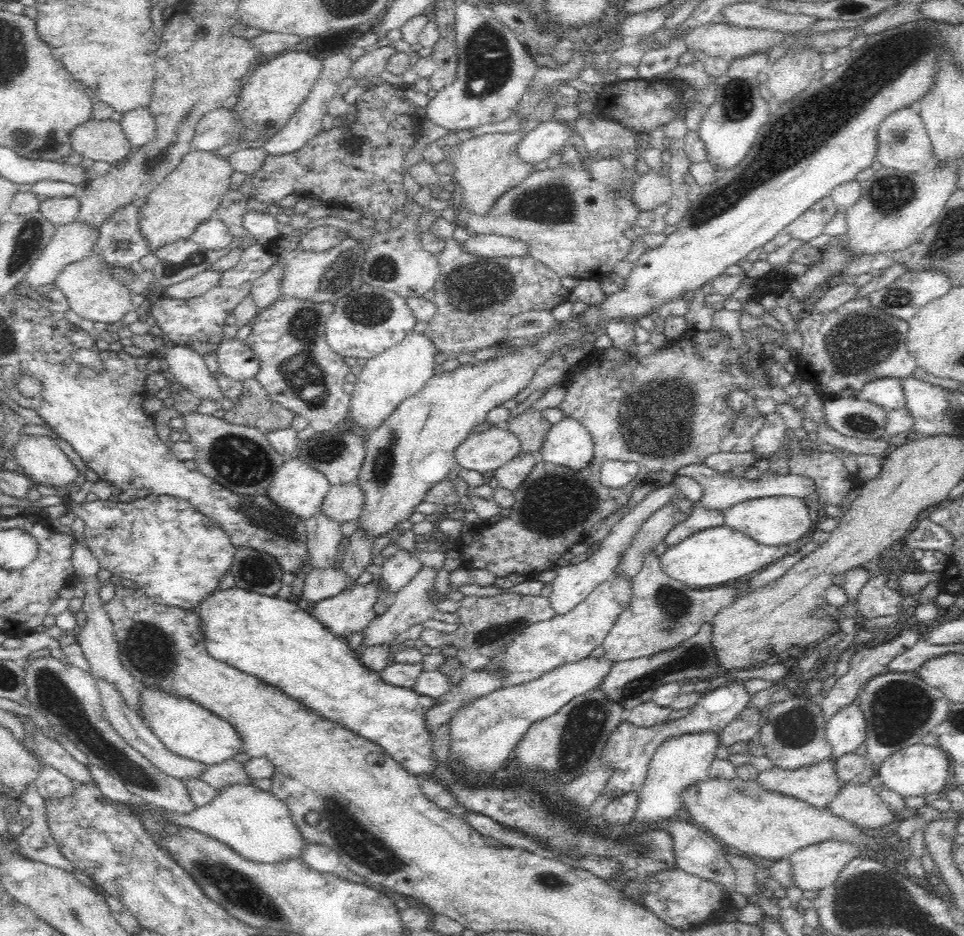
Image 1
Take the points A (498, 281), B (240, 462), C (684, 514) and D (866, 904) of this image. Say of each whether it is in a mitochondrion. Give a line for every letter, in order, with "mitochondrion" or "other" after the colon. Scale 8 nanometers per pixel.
A: mitochondrion
B: mitochondrion
C: other
D: mitochondrion

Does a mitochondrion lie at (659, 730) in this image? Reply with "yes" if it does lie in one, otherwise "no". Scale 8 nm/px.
no

